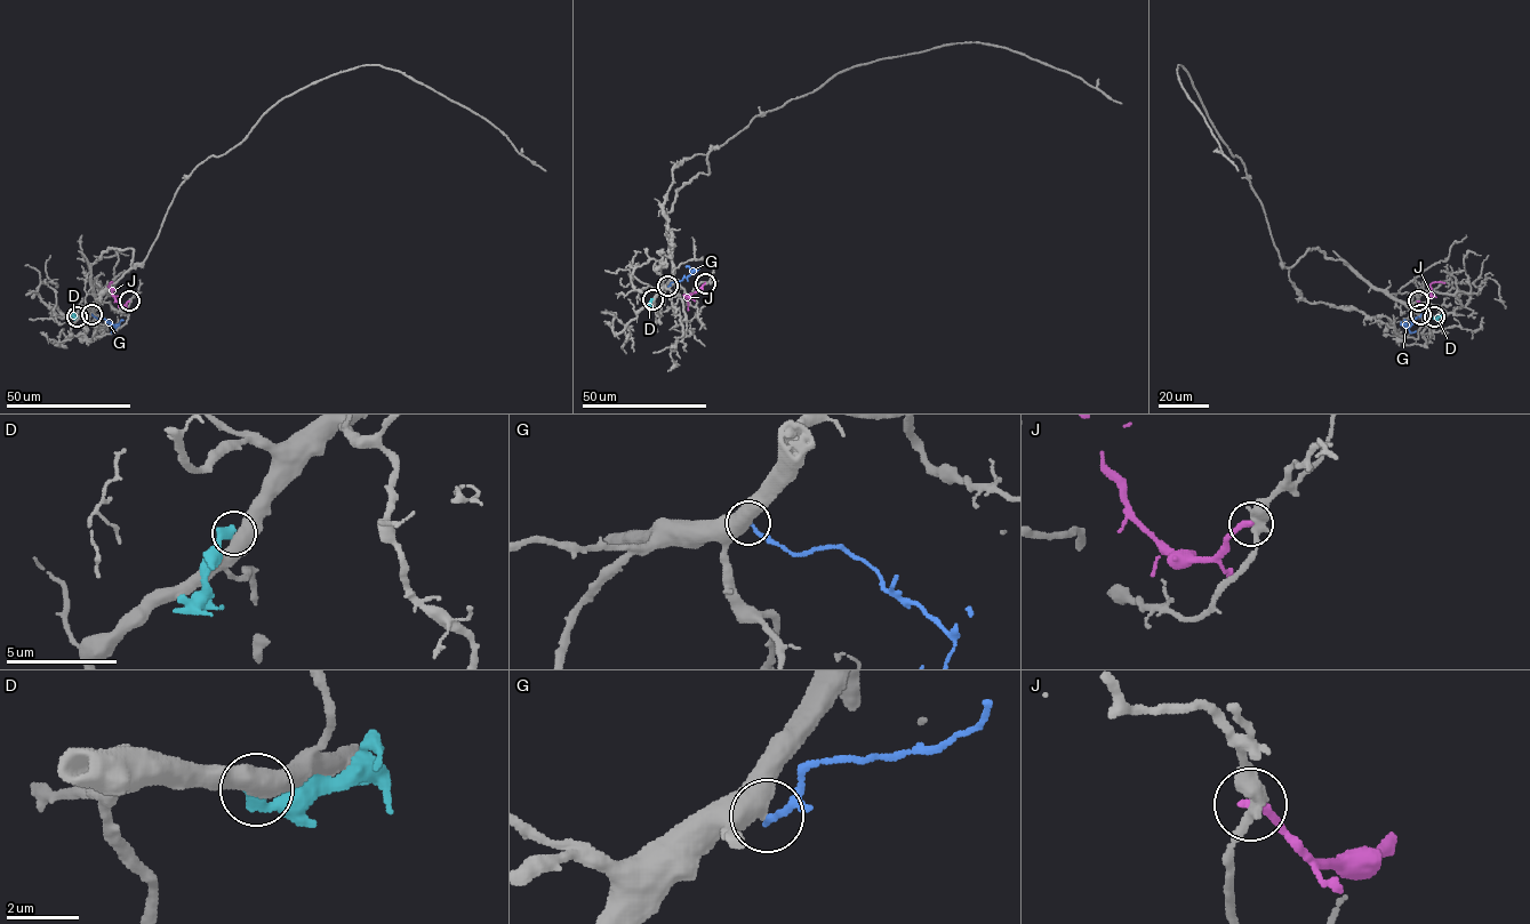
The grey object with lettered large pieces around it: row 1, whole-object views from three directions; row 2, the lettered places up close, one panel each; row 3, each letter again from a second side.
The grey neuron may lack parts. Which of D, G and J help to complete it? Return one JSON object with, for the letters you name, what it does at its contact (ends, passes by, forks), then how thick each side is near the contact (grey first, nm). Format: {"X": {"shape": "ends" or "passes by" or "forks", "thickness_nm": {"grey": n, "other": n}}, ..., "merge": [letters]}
{"merge": []}

